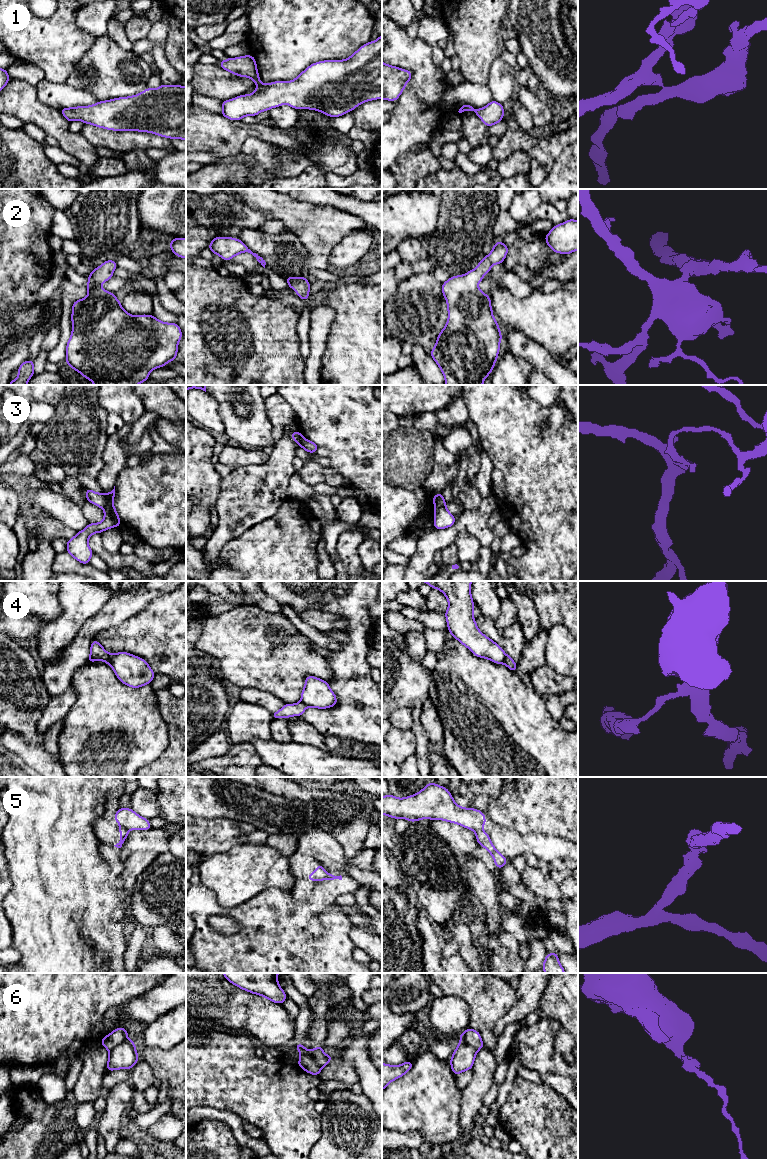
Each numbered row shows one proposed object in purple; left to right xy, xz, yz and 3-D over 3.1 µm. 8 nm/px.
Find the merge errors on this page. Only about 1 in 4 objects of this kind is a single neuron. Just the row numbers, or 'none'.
1, 3, 4, 6

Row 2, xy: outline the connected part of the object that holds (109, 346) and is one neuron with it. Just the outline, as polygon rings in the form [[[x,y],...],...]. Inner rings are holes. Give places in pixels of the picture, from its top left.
[[[115,260],[103,262],[87,277],[88,295],[77,301],[72,306],[72,333],[66,346],[66,363],[89,379],[94,385],[137,385],[149,378],[152,370],[164,367],[168,362],[176,359],[178,342],[182,338],[182,331],[177,323],[166,323],[158,320],[152,314],[132,316],[126,312],[121,302],[112,292],[101,287],[103,282],[113,277],[117,268]]]

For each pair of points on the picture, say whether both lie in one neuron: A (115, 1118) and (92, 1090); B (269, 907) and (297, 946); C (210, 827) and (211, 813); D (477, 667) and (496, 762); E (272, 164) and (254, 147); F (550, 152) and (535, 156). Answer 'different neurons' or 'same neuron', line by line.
A: different neurons
B: same neuron
C: different neurons
D: same neuron
E: same neuron
F: same neuron

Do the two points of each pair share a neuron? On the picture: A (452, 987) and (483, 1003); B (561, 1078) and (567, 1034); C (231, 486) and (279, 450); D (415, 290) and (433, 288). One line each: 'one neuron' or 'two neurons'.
A: one neuron
B: two neurons
C: one neuron
D: one neuron

